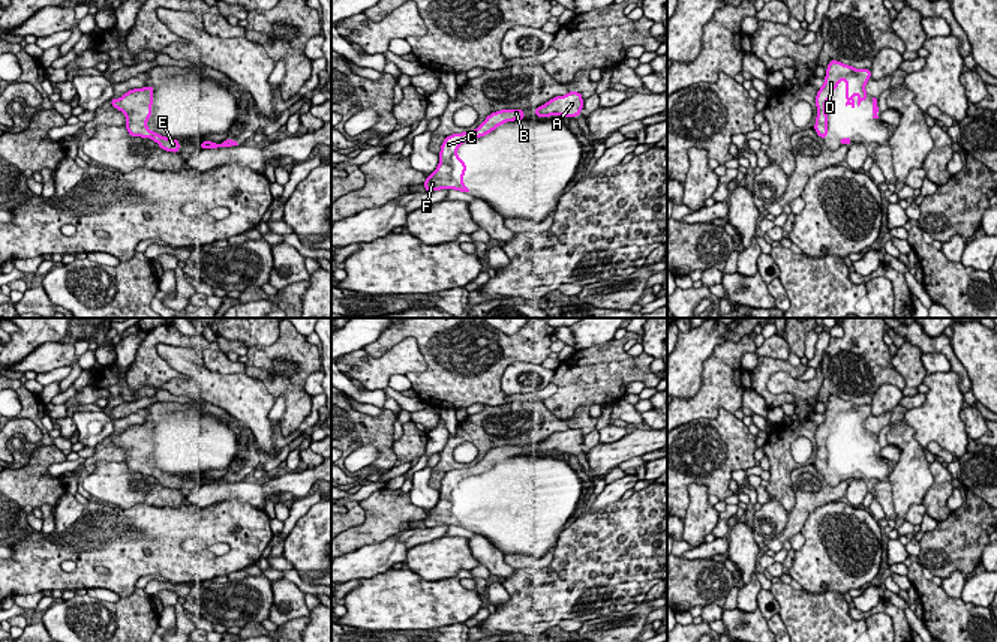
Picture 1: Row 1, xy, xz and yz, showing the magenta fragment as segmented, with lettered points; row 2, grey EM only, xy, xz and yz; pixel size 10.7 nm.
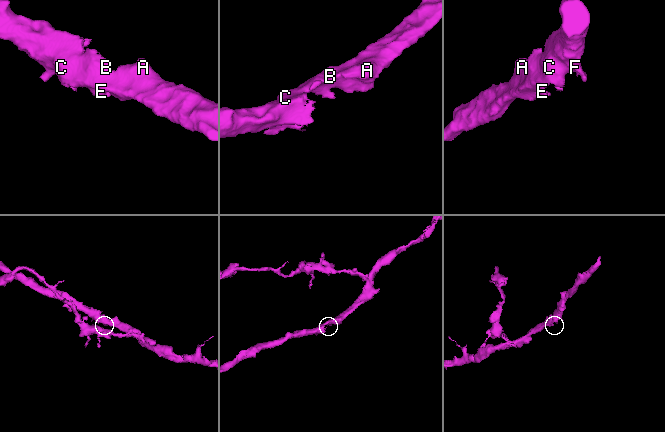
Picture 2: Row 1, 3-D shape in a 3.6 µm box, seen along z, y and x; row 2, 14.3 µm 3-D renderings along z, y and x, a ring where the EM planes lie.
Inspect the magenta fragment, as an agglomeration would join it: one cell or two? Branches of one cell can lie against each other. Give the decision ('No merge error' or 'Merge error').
No merge error

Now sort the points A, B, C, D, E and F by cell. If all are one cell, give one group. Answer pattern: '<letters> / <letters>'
A B C D E F

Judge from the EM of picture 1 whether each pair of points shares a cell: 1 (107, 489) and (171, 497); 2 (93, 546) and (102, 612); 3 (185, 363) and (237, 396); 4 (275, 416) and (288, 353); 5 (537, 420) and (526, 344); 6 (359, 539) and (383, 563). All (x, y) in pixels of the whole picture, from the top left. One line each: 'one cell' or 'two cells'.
1: one cell
2: two cells
3: one cell
4: two cells
5: two cells
6: two cells

